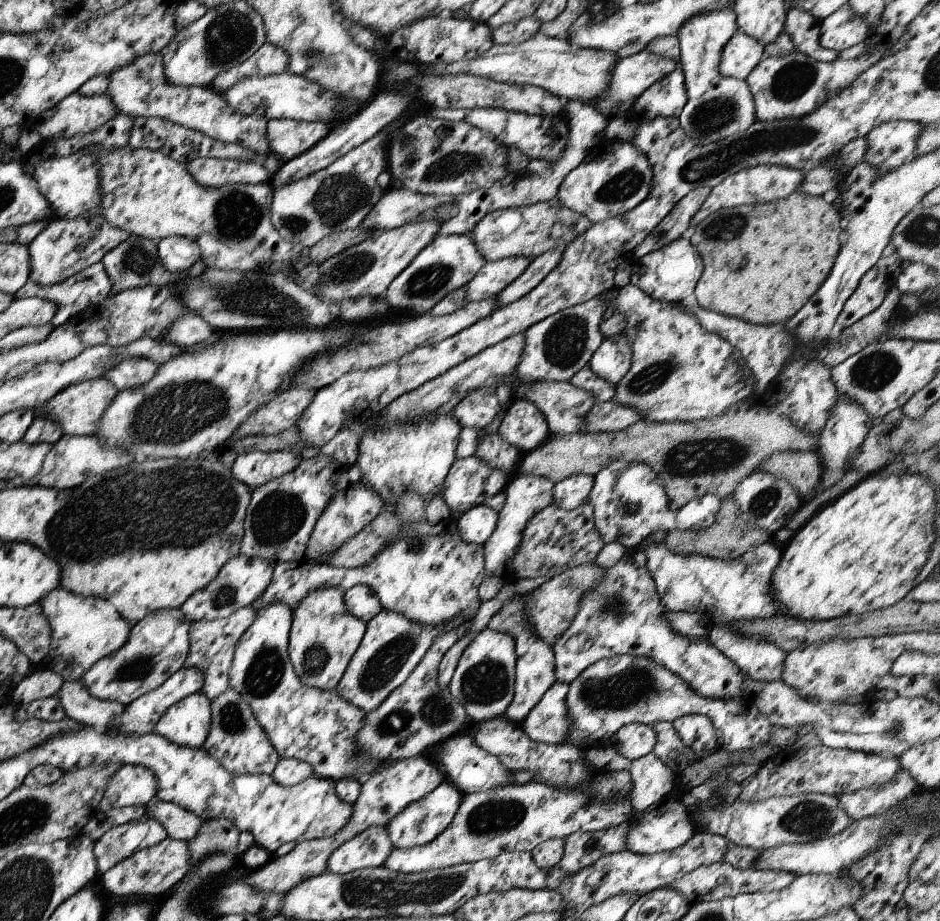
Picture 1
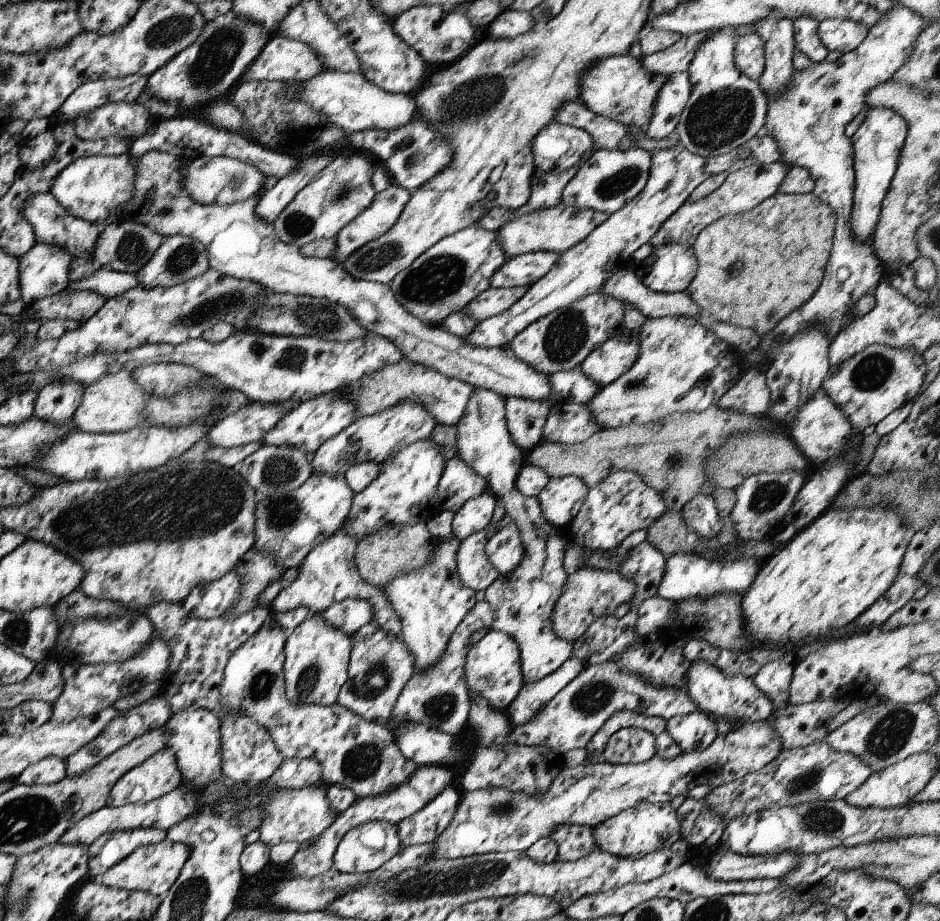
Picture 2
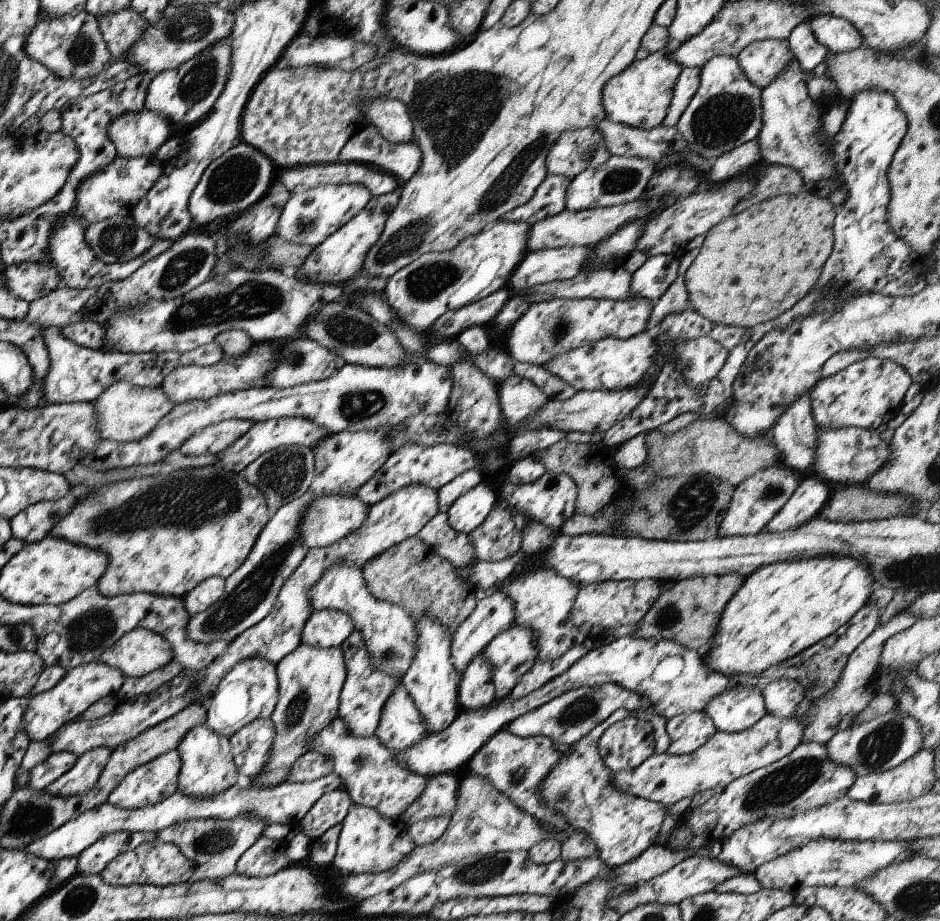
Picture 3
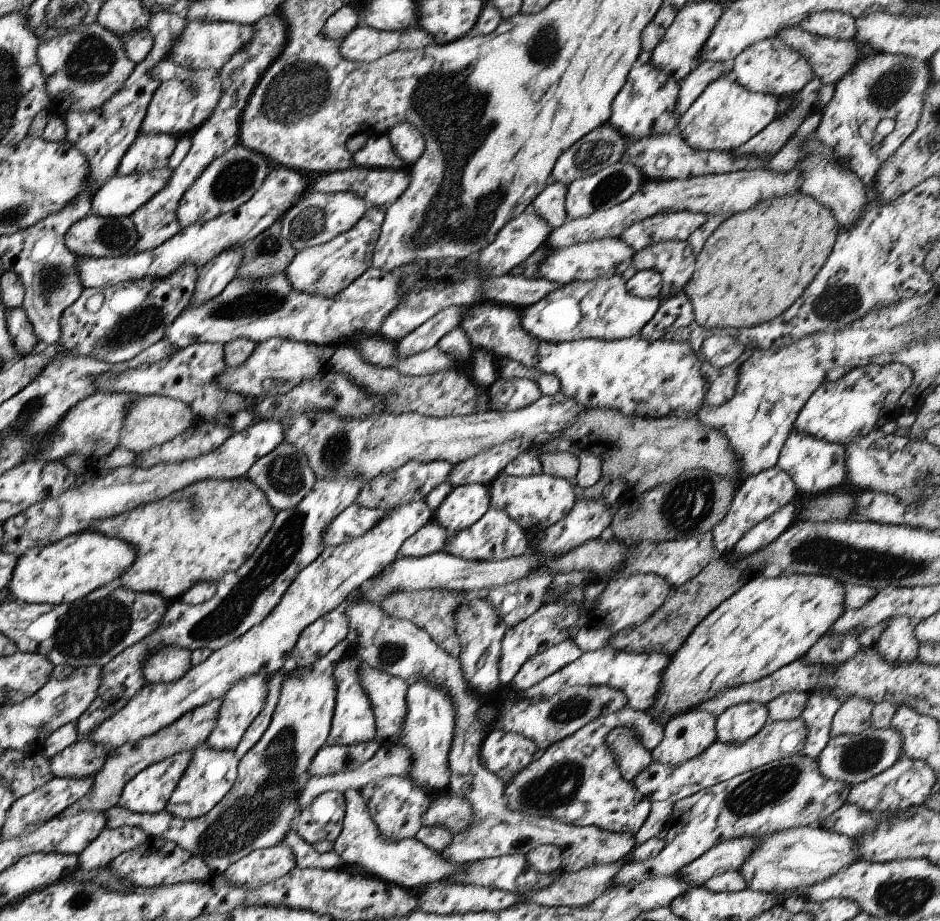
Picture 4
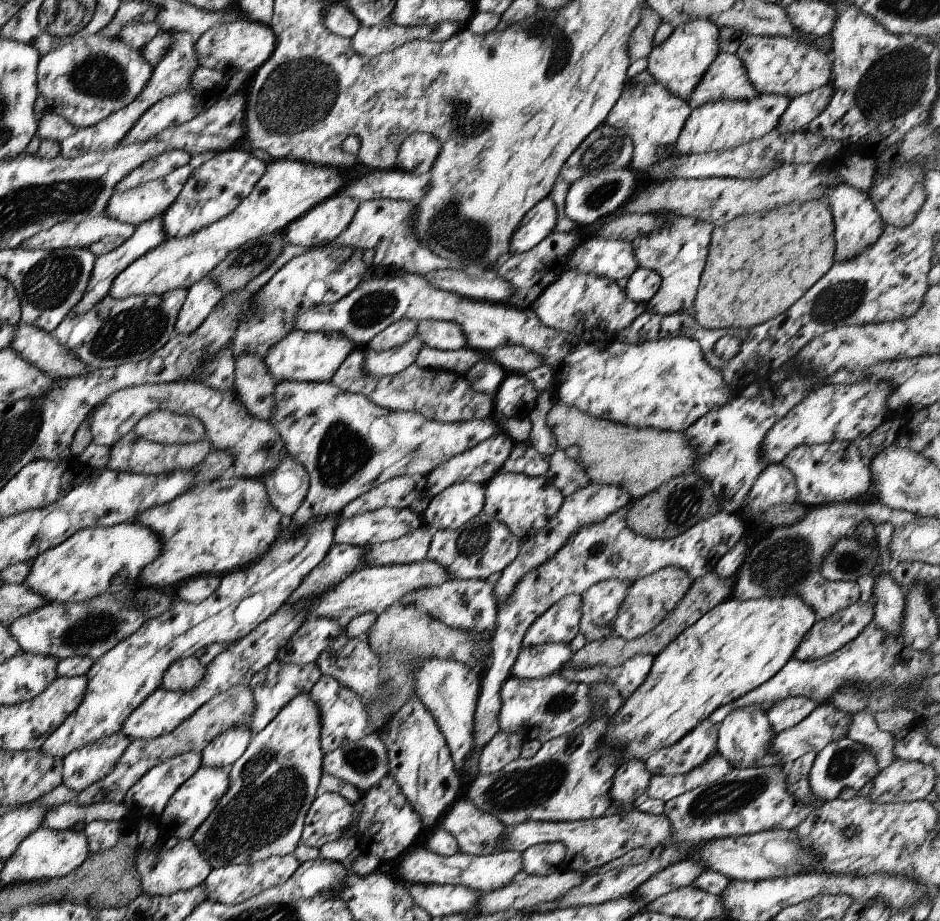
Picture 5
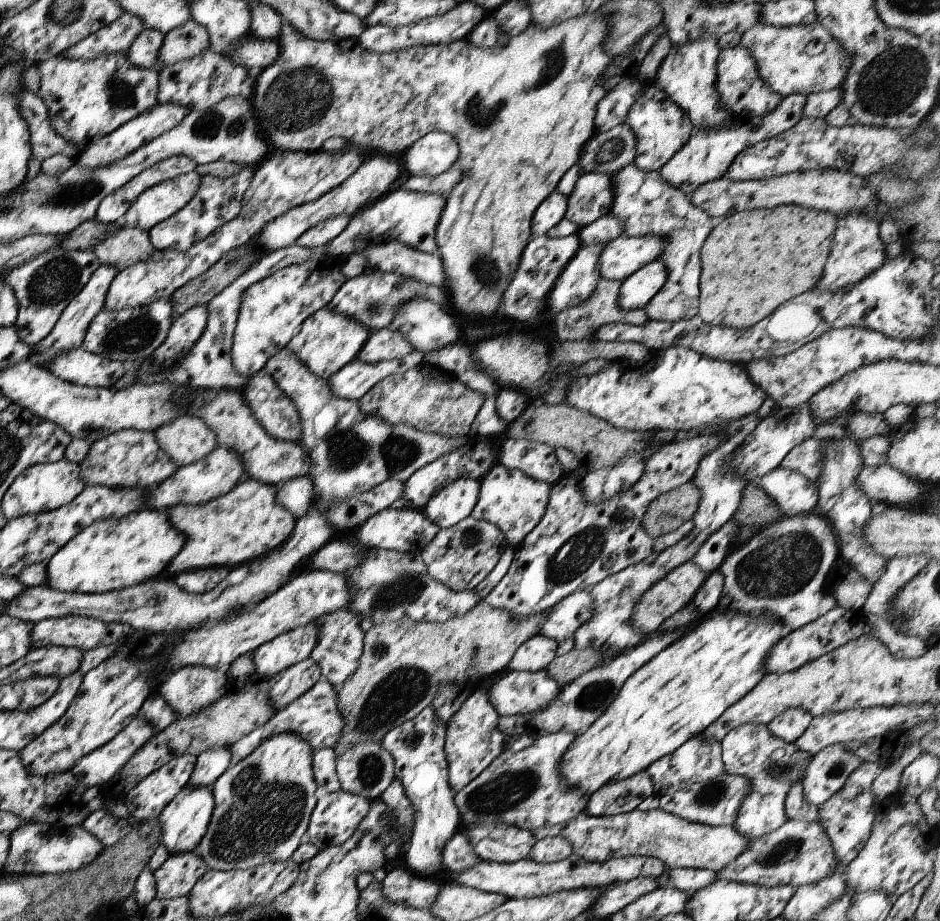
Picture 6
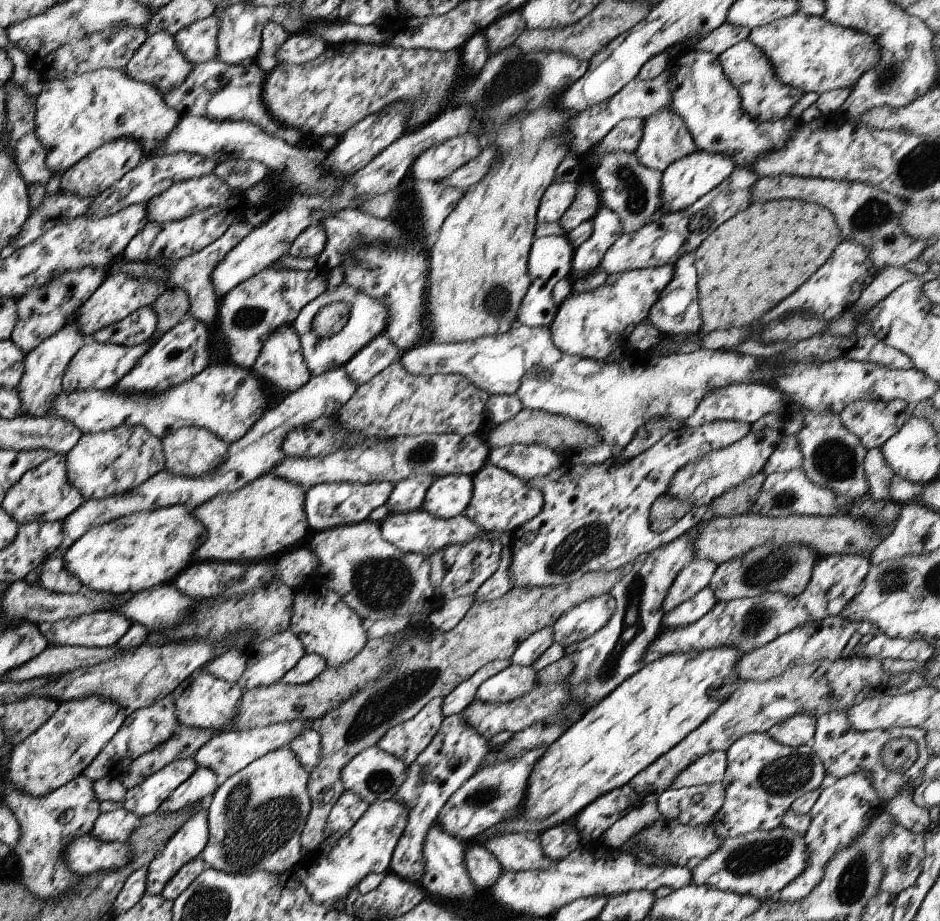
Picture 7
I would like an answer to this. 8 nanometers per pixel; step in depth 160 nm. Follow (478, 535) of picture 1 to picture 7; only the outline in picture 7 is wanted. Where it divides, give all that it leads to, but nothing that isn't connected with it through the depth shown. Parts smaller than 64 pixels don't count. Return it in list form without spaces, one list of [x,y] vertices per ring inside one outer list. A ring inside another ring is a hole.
[[[453,473],[437,477],[426,488],[420,508],[431,516],[448,519],[464,512],[471,491],[470,476]]]

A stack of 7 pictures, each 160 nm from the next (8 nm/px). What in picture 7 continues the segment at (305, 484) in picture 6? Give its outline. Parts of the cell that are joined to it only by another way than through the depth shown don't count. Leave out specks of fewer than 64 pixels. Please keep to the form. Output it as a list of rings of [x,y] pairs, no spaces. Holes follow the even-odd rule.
[[[373,481],[370,483],[319,483],[310,486],[305,491],[304,513],[307,527],[311,533],[335,528],[338,526],[355,524],[367,520],[371,510],[383,506],[392,491],[390,482]]]

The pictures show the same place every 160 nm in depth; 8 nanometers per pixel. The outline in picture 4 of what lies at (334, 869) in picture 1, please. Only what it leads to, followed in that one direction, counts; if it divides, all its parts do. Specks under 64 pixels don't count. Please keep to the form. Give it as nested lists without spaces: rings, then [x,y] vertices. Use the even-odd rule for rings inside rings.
[[[348,788],[341,794],[345,799],[344,819],[340,833],[330,844],[330,848],[344,860],[345,865],[361,866],[365,875],[380,878],[387,884],[399,885],[412,891],[417,891],[418,887],[444,882],[464,870],[464,864],[467,863],[456,863],[443,858],[438,852],[421,844],[415,837],[397,842],[385,841],[371,820],[360,791]]]

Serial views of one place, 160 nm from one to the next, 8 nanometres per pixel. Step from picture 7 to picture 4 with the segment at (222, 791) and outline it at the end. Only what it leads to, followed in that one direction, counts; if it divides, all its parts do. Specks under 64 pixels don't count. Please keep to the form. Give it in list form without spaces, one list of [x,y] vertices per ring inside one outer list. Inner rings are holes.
[[[345,638],[338,642],[325,656],[313,662],[312,665],[306,667],[291,666],[291,670],[286,672],[286,678],[281,685],[270,723],[259,740],[238,760],[233,786],[209,812],[196,819],[183,820],[171,817],[165,809],[158,813],[139,814],[115,804],[104,811],[104,826],[109,828],[117,828],[123,825],[134,826],[140,828],[154,843],[171,842],[171,844],[201,858],[212,875],[221,875],[230,864],[242,859],[254,850],[272,847],[287,840],[287,834],[289,830],[293,830],[292,824],[295,824],[299,814],[299,793],[310,777],[308,773],[309,763],[313,760],[319,747],[323,746],[330,729],[335,696],[332,670],[343,656],[346,656],[348,645]]]

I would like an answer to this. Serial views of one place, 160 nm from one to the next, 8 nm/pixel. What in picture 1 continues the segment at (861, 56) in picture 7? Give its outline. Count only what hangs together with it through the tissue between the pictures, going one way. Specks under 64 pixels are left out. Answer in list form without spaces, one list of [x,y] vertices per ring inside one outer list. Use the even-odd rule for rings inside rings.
[[[737,30],[721,49],[718,69],[724,77],[744,79],[764,56],[764,46],[757,39]]]

